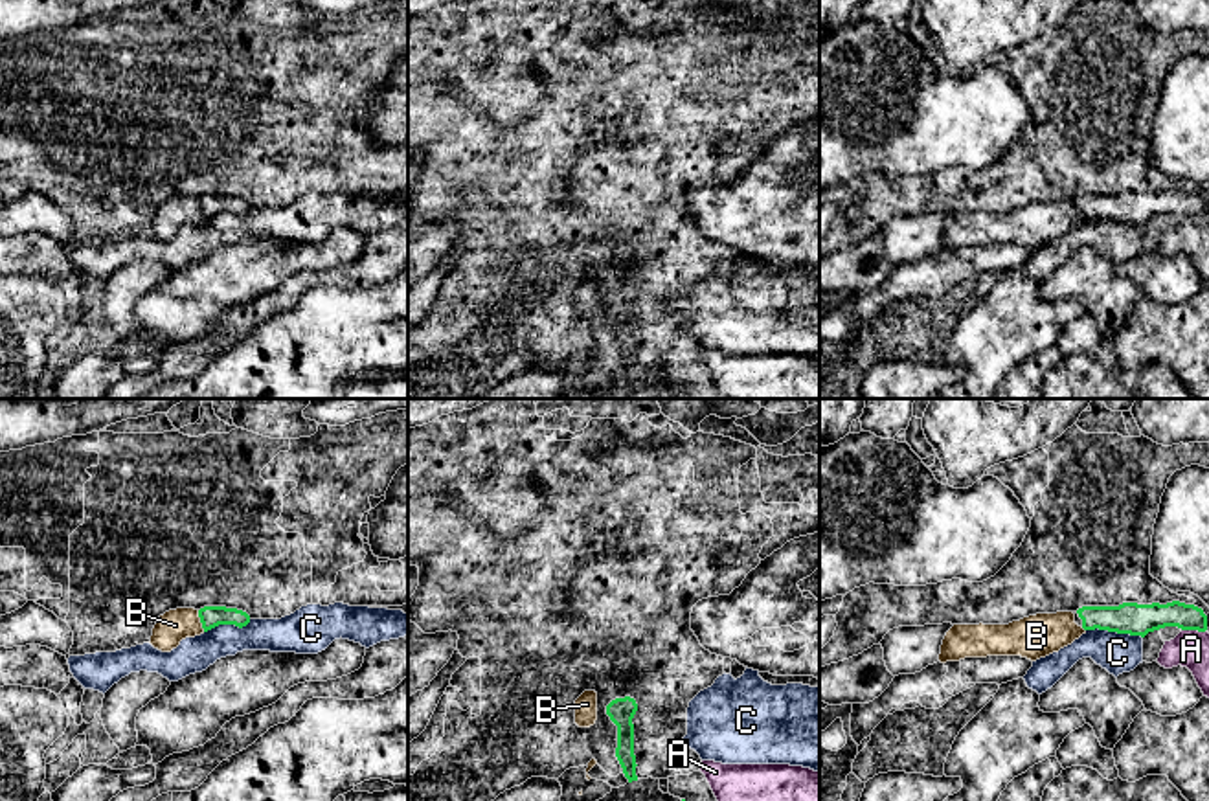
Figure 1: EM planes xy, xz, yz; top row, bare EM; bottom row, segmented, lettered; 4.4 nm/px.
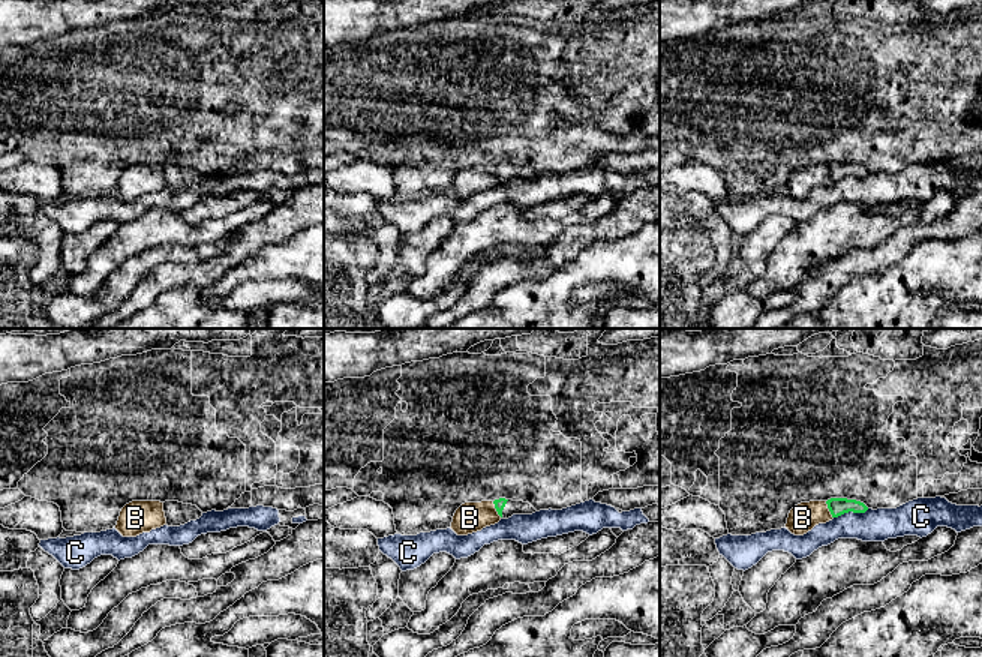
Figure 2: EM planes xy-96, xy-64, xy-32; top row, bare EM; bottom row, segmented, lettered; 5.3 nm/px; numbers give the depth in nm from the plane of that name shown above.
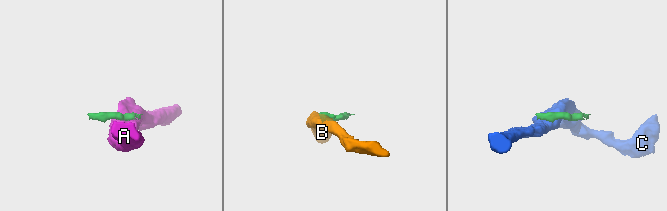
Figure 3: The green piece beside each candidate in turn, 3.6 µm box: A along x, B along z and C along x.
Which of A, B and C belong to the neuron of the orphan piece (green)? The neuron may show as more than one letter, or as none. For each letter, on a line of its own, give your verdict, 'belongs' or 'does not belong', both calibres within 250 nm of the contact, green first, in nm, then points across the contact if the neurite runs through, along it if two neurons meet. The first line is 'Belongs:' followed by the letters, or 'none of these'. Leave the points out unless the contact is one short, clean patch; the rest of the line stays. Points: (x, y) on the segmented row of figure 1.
Belongs: none of these
A: does not belong; calibres 140 and 160 nm; border yz (1182, 629), (1204, 632)
B: does not belong; calibres 100 and 140 nm
C: does not belong; calibres 140 and 180 nm; border yz (1086, 629), (1107, 629), (1141, 638)

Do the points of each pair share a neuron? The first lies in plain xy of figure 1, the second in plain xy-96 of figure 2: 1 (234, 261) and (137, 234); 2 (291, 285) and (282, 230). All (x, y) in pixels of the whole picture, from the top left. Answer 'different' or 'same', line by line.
1: same
2: same

